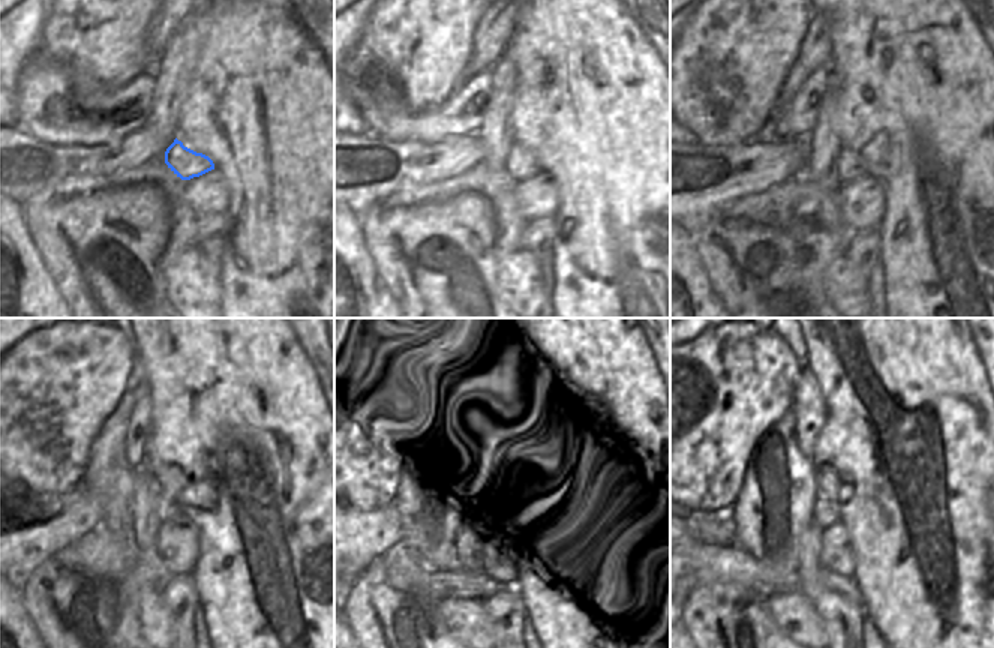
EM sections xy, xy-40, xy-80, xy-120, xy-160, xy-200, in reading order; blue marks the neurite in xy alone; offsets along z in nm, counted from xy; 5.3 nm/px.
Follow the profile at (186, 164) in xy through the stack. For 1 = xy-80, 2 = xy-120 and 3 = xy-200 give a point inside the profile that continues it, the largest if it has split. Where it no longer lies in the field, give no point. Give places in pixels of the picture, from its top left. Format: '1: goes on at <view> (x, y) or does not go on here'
1: goes on at xy-80 (849, 165)
2: goes on at xy-120 (167, 509)
3: goes on at xy-200 (825, 515)

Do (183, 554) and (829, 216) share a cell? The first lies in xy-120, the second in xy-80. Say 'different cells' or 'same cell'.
different cells

